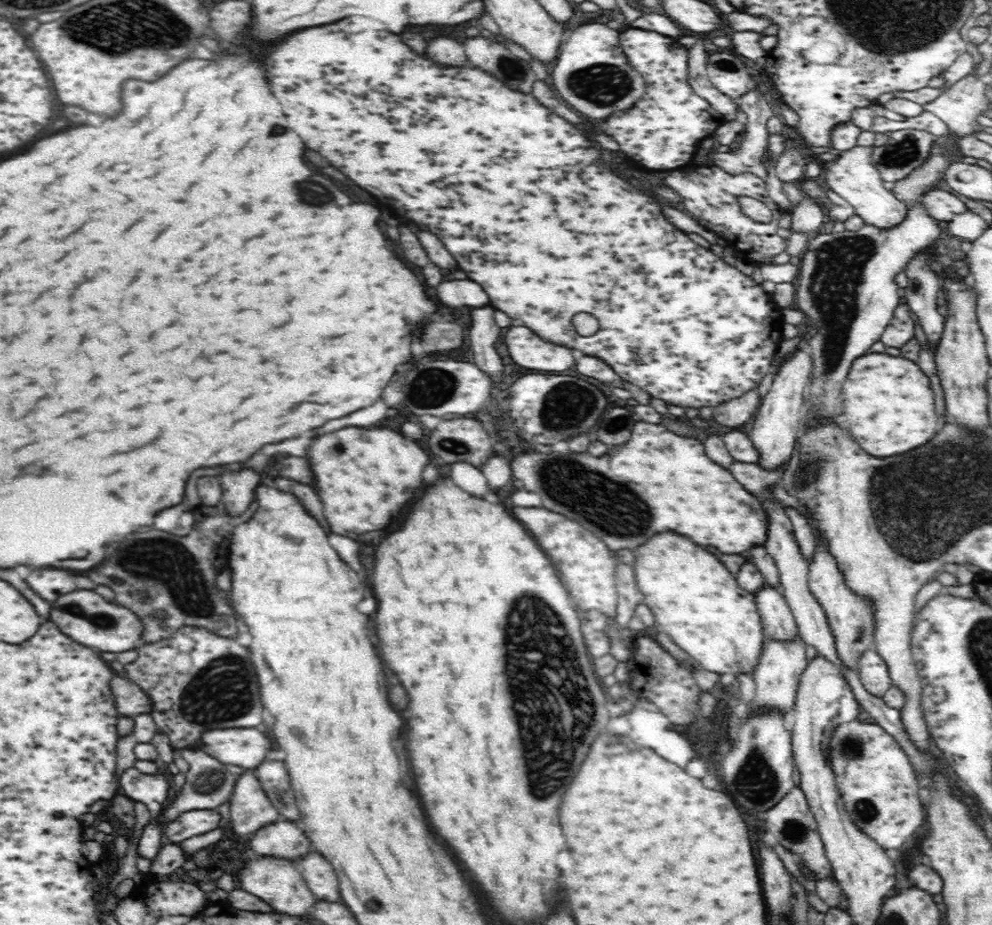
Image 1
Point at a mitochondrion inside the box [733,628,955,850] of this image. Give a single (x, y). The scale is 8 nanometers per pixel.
(794, 831)

